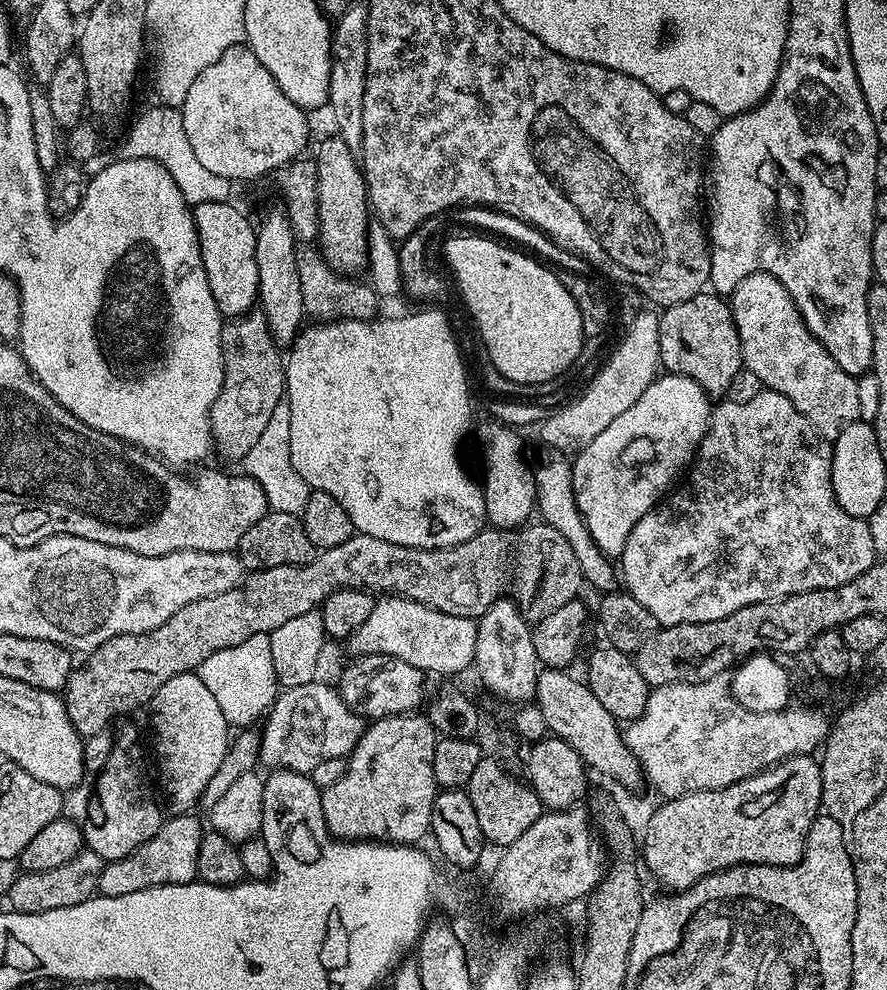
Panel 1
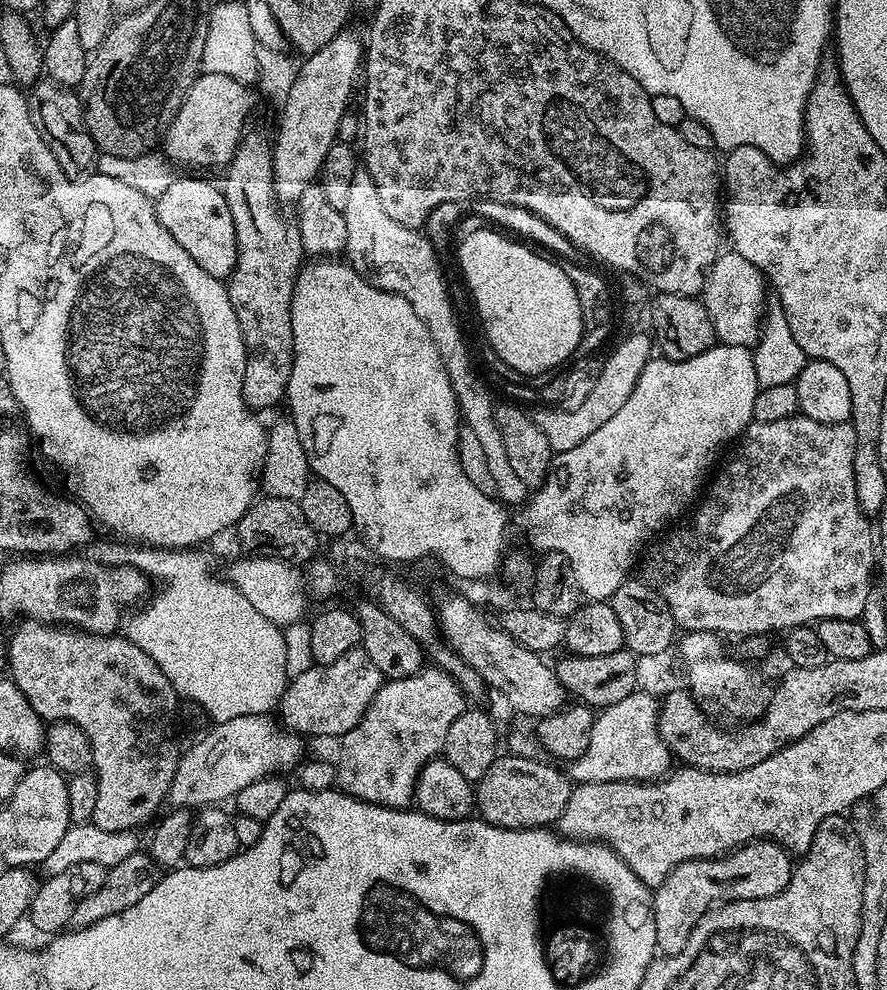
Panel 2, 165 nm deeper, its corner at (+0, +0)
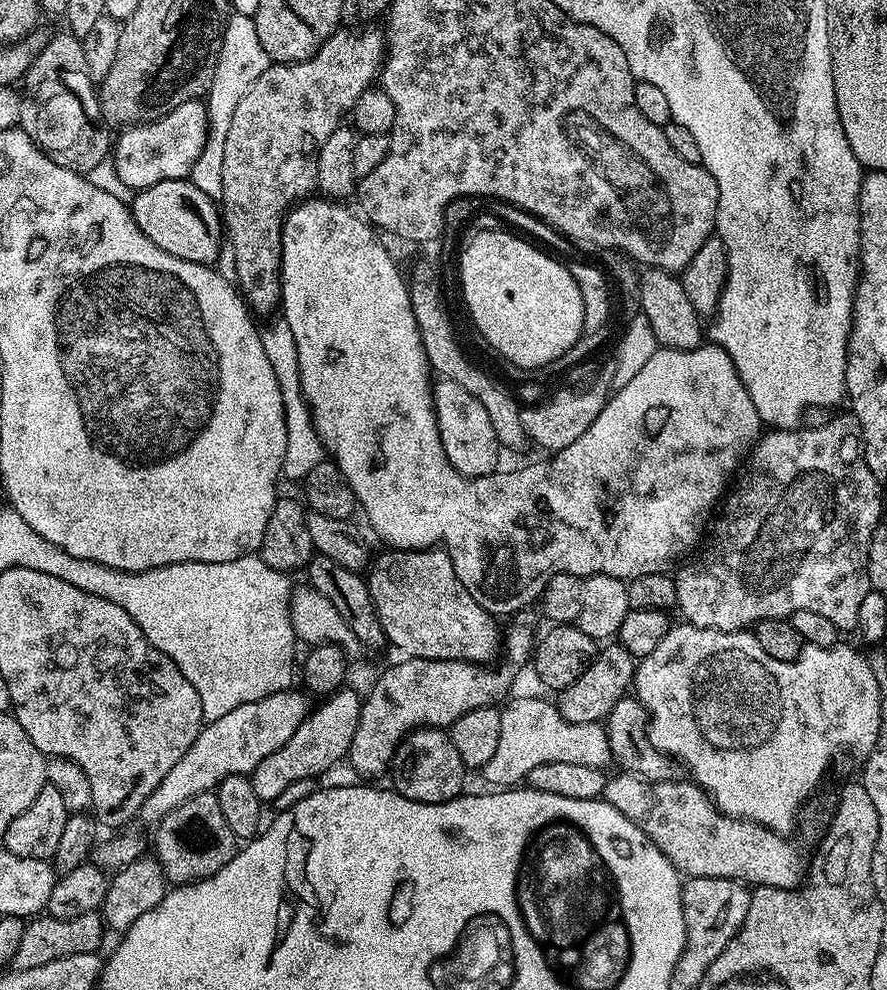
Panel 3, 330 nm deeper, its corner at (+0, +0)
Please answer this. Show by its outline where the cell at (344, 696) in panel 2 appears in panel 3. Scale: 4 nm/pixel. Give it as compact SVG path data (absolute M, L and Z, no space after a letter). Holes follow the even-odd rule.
M296 691L275 692L258 702L246 702L246 706L238 706L238 710L222 714L222 718L207 721L200 729L198 738L194 738L194 746L178 758L170 774L166 774L150 798L146 798L138 813L139 819L155 826L190 797L212 792L228 776L251 774L262 758L274 754L274 750L282 750L310 711L309 697L303 691Z

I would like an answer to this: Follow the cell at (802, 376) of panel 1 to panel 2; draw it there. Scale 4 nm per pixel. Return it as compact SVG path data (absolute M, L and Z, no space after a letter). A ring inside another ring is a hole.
M731 250L721 251L708 271L702 293L706 314L710 314L712 329L719 343L748 348L760 339L760 330L766 315L764 288L766 292L763 274L750 262L746 262L742 254Z

